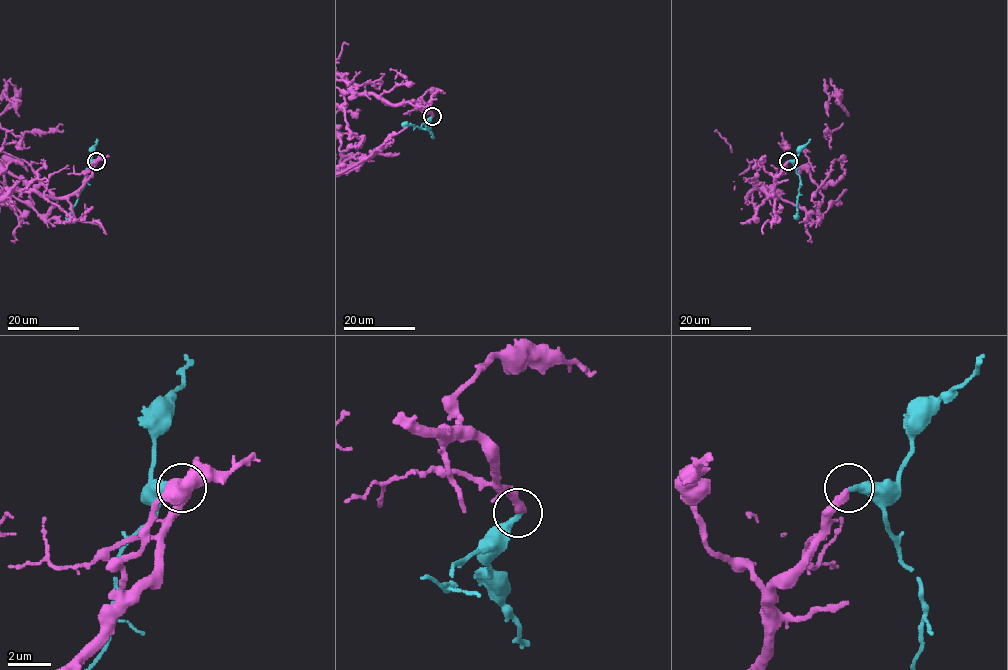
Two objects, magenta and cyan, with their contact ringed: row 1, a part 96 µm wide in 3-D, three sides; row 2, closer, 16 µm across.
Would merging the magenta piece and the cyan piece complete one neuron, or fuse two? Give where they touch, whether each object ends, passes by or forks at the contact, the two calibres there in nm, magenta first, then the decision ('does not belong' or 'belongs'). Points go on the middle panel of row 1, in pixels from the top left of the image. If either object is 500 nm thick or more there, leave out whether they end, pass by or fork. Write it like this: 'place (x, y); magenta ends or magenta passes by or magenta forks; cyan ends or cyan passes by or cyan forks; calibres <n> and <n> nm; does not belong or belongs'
place (432, 116); magenta ends; cyan ends; calibres 400 and 320 nm; does not belong

